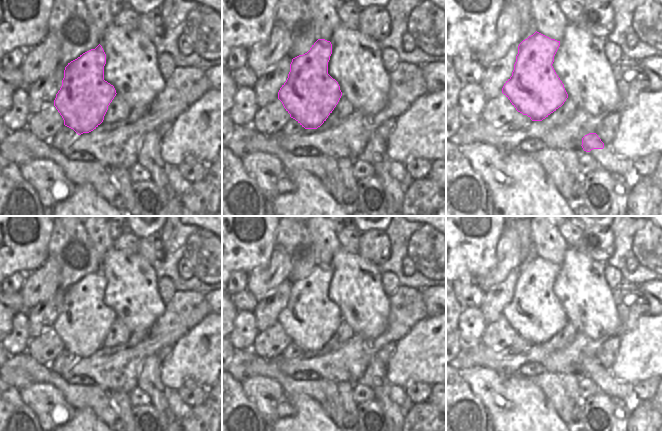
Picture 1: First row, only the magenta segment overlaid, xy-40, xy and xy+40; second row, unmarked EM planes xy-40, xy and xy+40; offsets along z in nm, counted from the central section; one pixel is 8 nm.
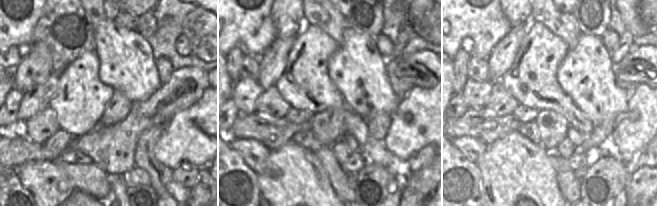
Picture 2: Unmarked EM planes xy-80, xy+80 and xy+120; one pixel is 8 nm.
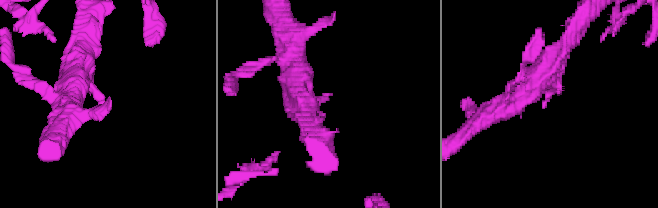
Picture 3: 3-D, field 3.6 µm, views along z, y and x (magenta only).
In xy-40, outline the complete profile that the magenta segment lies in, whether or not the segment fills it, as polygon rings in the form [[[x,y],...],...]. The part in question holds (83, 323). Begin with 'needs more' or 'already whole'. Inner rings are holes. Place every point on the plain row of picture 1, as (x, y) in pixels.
already whole | [[[99,268],[65,291],[62,310],[56,318],[54,330],[62,340],[64,349],[78,359],[93,355],[103,346],[108,330],[117,318],[114,310],[104,304],[105,288],[106,278]]]

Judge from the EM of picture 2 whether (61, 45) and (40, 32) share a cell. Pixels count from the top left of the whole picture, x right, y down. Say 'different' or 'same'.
same

